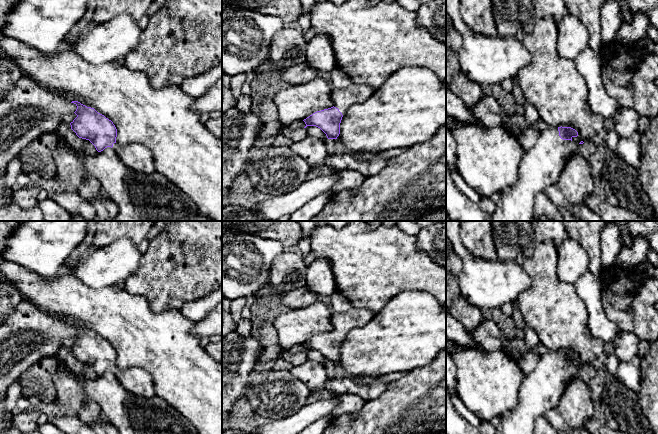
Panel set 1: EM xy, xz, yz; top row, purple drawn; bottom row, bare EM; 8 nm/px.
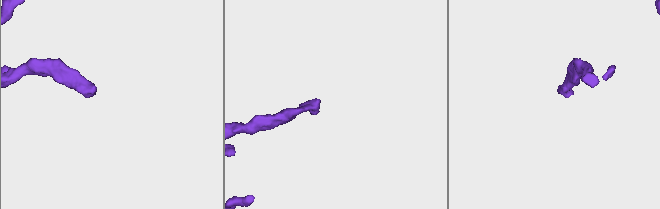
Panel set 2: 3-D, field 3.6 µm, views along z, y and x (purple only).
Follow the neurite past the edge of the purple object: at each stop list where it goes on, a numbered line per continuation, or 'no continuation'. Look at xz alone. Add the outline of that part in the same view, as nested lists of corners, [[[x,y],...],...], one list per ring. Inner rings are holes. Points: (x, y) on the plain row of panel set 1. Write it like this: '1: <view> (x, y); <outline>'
1: xz (343, 322); [[[352,306],[346,312],[333,311],[331,324],[333,330],[338,332],[344,340],[351,330],[365,326],[374,316],[375,313],[367,308]]]

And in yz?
1: yz (541, 390); [[[552,350],[541,355],[535,369],[525,376],[521,382],[519,401],[516,408],[505,412],[500,417],[500,424],[496,428],[496,434],[534,434],[536,420],[544,416],[547,410],[558,405],[566,385],[576,377],[588,384],[593,402],[603,401],[606,385],[605,374],[599,373],[591,365],[576,368],[571,364],[563,364],[559,360],[558,352]]]

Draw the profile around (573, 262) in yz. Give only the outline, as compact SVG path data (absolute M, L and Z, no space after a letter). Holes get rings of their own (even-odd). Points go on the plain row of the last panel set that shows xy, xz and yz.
M568 237L557 246L557 273L562 282L574 284L589 271L589 257L581 245Z

